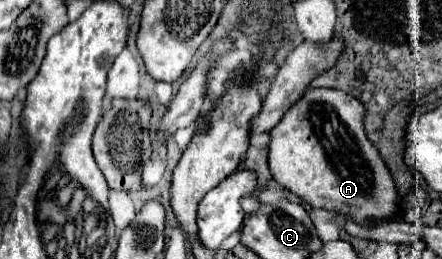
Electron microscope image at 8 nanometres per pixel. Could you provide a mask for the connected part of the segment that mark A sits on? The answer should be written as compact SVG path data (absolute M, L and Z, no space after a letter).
M310 89L270 131L270 171L274 181L314 209L350 217L358 225L382 223L398 213L400 193L392 173L364 131L366 109L336 89Z

